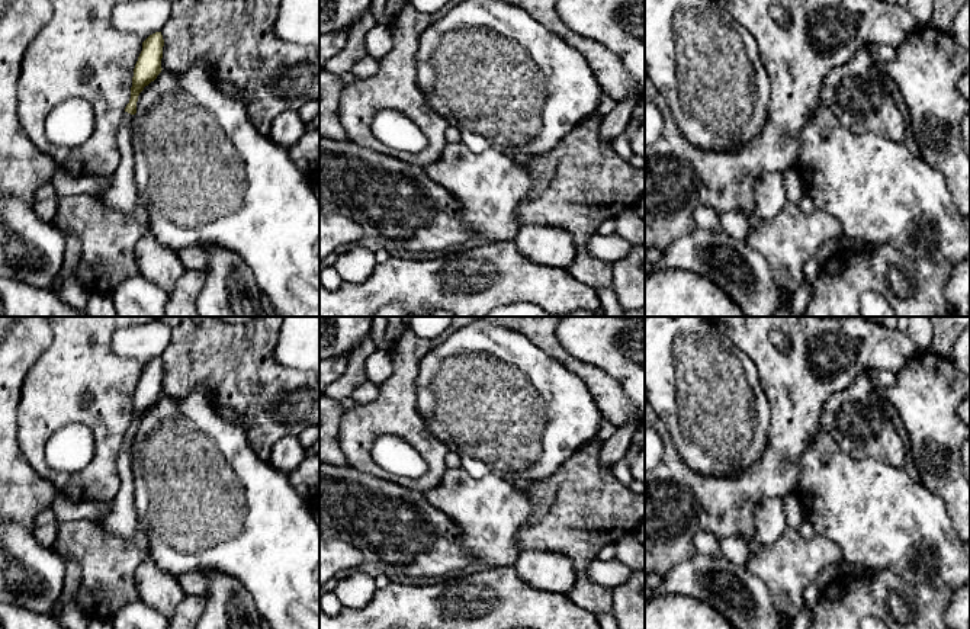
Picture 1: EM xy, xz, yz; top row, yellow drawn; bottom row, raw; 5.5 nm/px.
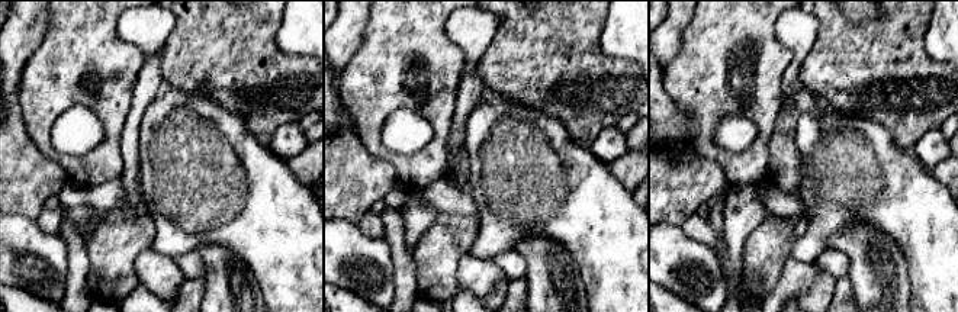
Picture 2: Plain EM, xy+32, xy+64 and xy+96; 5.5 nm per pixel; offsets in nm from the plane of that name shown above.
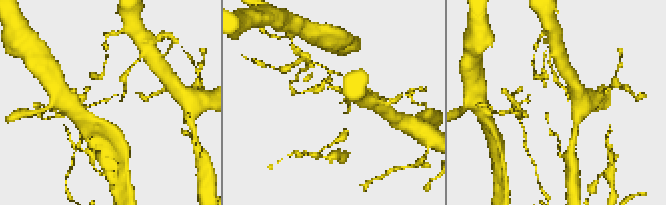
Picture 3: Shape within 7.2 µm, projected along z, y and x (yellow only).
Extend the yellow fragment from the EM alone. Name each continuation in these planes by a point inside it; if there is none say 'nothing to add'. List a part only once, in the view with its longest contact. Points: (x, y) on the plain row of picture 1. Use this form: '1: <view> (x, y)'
1: xy (121, 519)

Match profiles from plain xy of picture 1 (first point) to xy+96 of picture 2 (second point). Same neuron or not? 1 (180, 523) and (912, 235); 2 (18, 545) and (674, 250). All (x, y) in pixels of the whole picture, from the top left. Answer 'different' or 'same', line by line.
1: same
2: same

